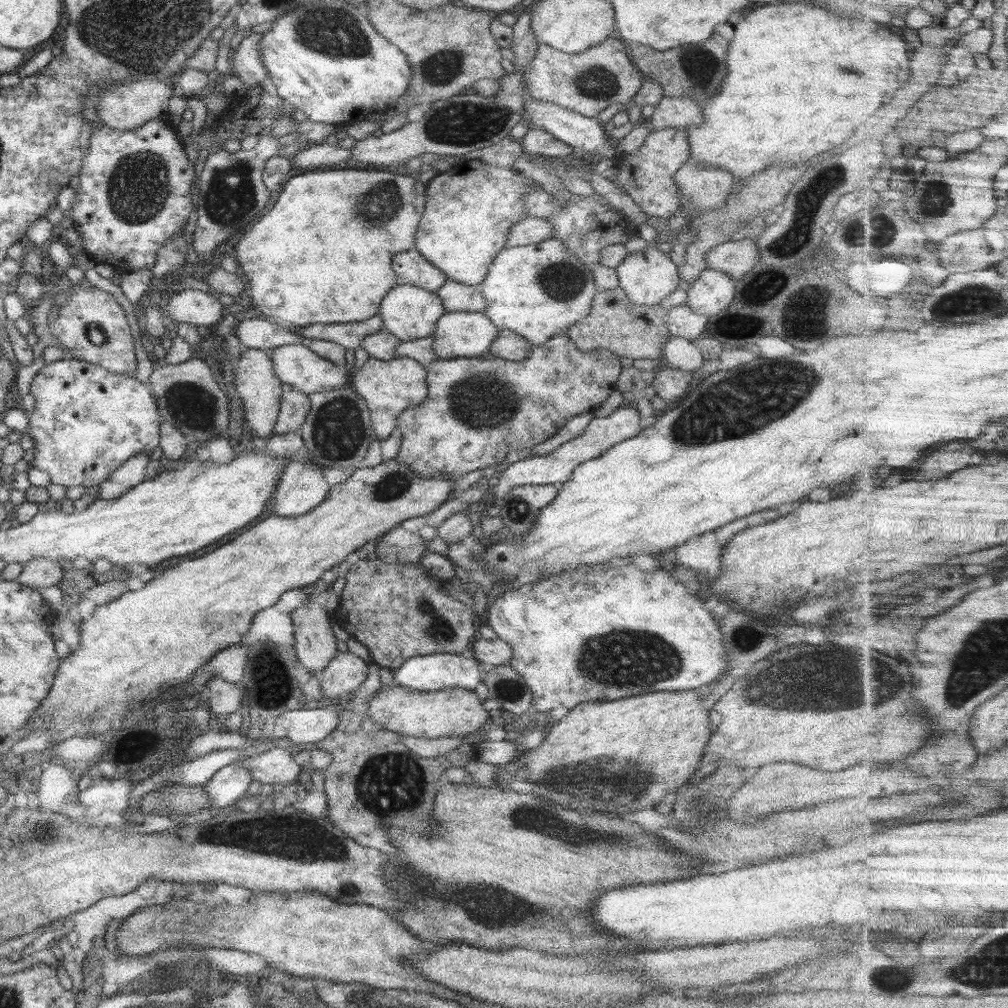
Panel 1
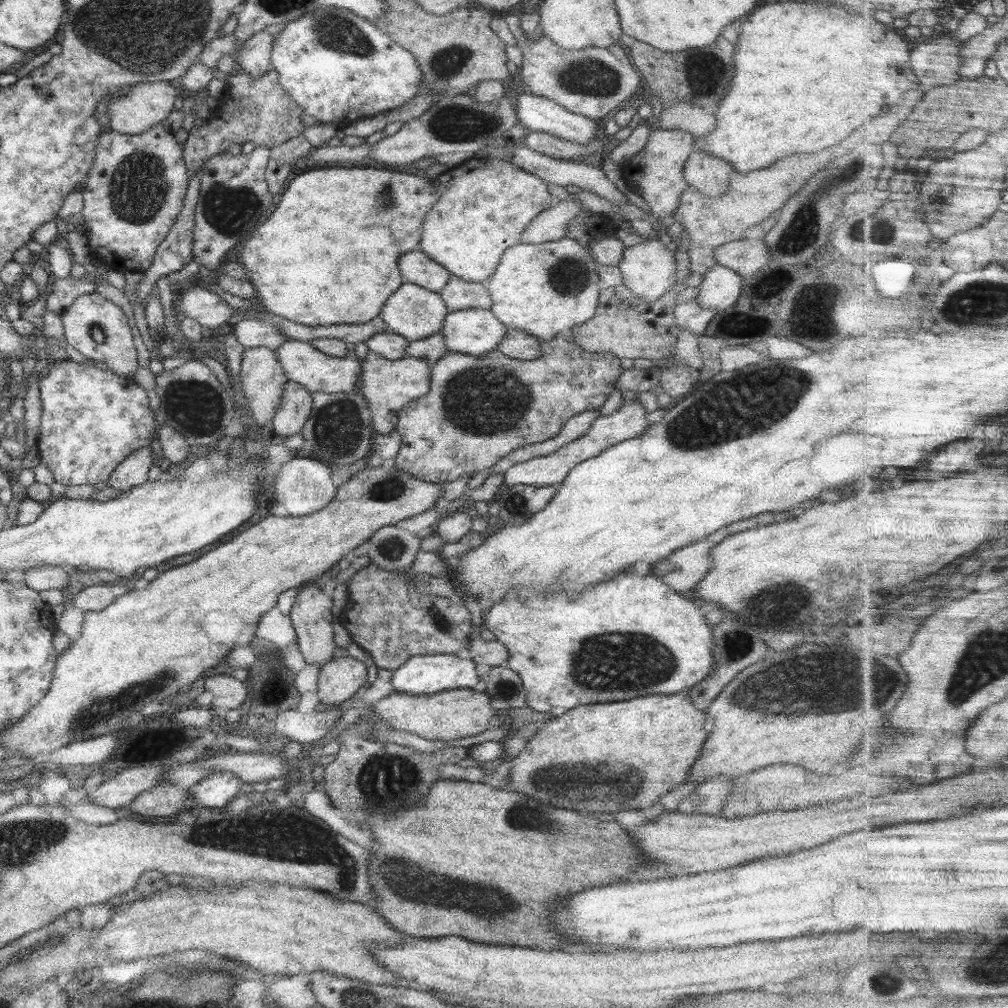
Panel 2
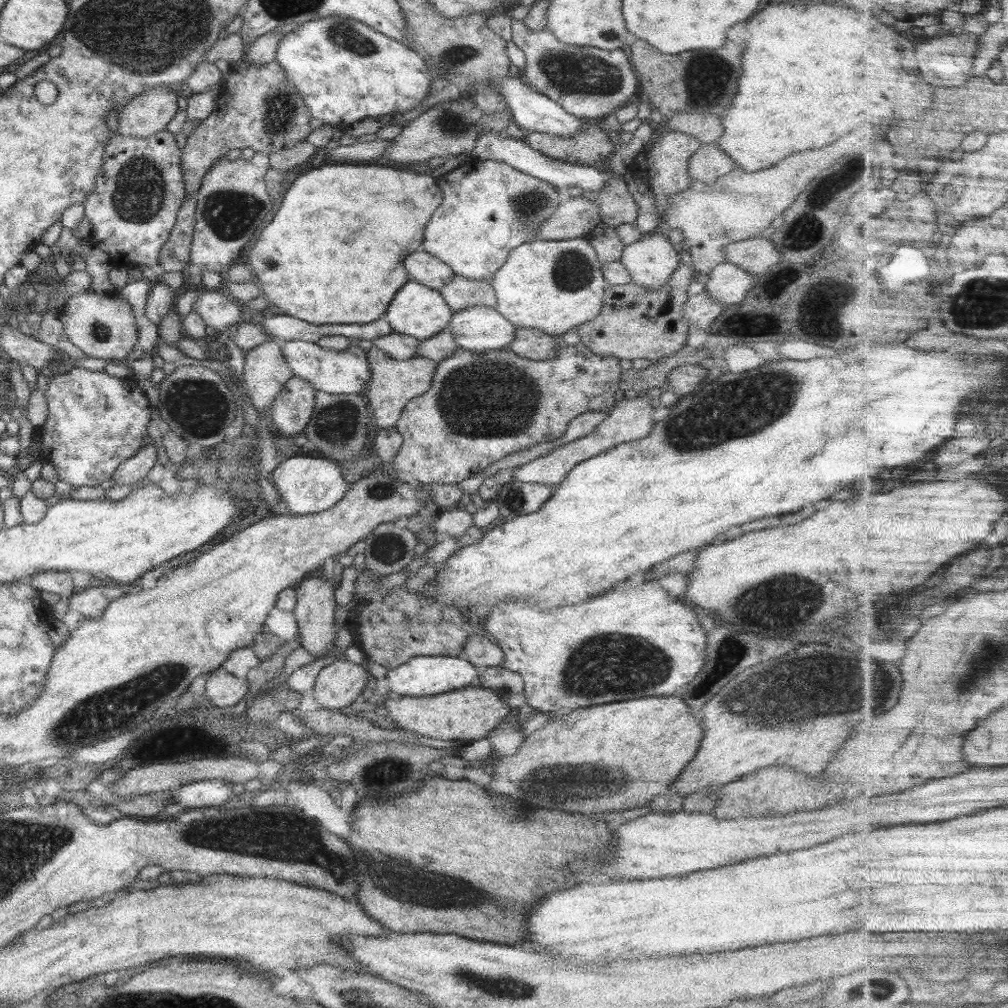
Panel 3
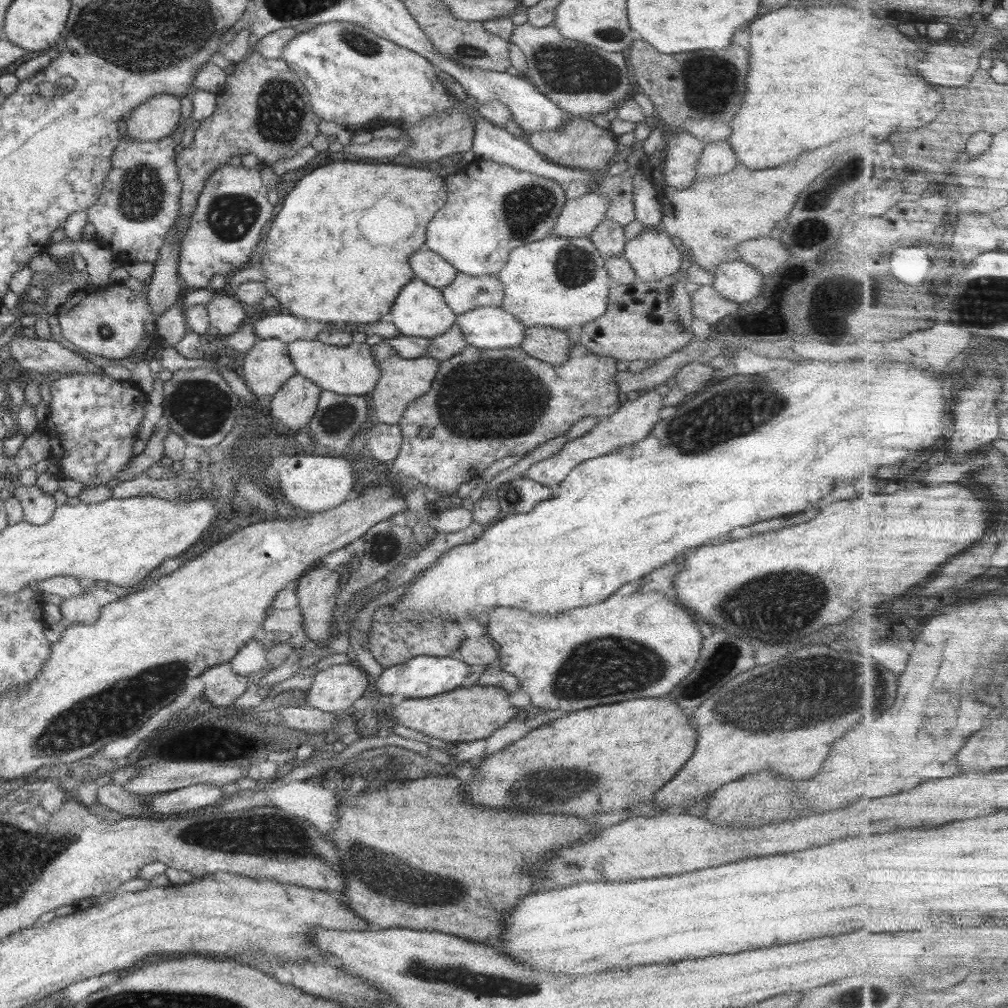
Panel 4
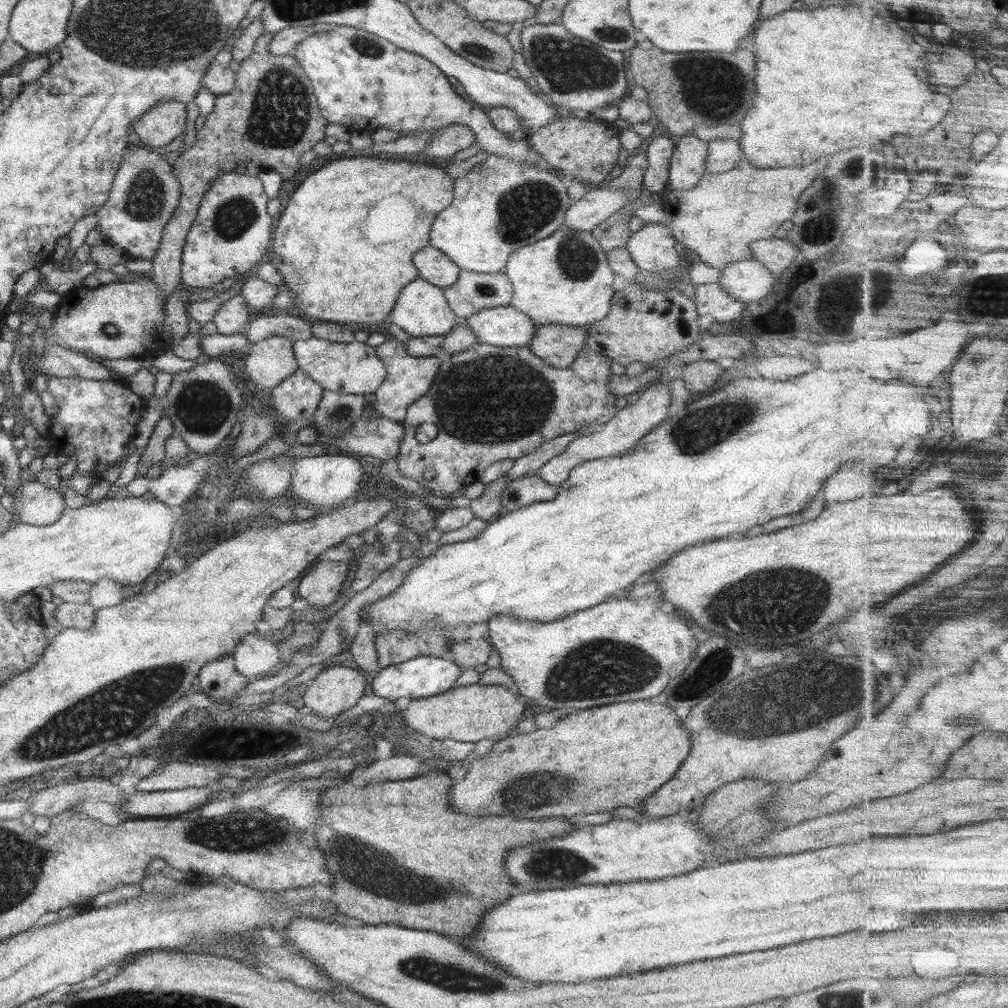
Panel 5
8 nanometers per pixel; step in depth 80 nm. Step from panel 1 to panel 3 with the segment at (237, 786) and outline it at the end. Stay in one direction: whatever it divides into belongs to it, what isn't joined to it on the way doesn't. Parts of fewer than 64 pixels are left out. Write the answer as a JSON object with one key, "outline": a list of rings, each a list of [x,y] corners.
{"outline":[[[218,779],[182,785],[172,794],[175,812],[204,807],[227,807],[227,800],[234,795],[232,785]]]}

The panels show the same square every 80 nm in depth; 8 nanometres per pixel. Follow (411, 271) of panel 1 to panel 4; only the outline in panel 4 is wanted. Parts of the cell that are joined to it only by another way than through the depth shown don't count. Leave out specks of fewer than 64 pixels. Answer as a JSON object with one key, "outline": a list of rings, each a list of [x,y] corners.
{"outline":[[[428,248],[412,254],[412,258],[409,258],[409,265],[414,278],[438,290],[451,284],[458,274],[452,264]]]}

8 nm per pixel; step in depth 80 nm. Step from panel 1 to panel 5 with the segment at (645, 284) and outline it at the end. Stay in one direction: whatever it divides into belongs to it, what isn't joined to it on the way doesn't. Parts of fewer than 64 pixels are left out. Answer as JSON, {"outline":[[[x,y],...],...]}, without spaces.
{"outline":[[[645,223],[638,231],[632,232],[627,242],[627,251],[640,270],[646,274],[658,274],[658,272],[668,272],[668,270],[677,267],[680,262],[680,256],[676,253],[676,239],[666,224]]]}

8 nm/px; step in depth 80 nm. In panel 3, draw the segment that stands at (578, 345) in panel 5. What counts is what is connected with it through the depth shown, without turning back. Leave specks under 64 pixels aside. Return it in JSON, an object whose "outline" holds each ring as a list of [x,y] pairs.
{"outline":[[[521,328],[515,329],[514,341],[507,349],[524,359],[554,360],[560,341],[561,336],[550,336],[539,328]]]}

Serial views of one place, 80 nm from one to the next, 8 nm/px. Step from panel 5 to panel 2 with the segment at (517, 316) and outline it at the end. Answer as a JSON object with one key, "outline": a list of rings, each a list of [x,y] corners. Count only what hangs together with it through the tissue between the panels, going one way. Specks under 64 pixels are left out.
{"outline":[[[476,308],[449,312],[440,332],[446,352],[477,357],[498,349],[507,326],[500,324],[491,310]]]}

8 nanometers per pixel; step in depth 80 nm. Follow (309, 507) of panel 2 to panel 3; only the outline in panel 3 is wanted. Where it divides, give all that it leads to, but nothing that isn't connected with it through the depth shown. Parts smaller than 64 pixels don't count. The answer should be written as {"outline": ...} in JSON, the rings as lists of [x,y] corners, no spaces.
{"outline":[[[305,452],[279,463],[272,474],[273,485],[280,500],[286,502],[288,514],[307,515],[328,510],[342,500],[349,487],[339,463],[332,459],[310,457]]]}

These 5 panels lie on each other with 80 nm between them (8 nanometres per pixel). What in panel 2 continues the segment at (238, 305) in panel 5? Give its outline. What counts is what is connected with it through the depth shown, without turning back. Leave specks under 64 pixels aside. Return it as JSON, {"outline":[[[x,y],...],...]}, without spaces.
{"outline":[[[200,287],[187,290],[182,296],[176,295],[175,308],[177,312],[182,312],[185,318],[192,318],[206,328],[229,324],[237,313],[214,292]]]}

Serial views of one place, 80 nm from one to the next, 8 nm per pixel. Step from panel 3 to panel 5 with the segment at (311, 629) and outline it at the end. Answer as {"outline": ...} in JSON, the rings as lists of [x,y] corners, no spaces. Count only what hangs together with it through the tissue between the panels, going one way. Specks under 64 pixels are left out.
{"outline":[[[325,560],[315,563],[298,586],[298,596],[304,597],[309,606],[322,608],[333,606],[344,591],[342,587],[347,580],[349,561],[332,562]]]}

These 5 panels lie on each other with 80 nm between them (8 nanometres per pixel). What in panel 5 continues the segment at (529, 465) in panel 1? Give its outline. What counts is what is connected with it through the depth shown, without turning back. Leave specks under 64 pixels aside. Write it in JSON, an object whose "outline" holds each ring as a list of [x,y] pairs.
{"outline":[[[654,382],[646,388],[642,388],[639,390],[639,398],[634,404],[627,404],[616,412],[612,419],[598,423],[593,429],[589,429],[582,436],[572,440],[562,454],[551,458],[537,470],[535,475],[548,484],[558,486],[571,475],[571,470],[579,464],[588,460],[622,455],[628,449],[636,447],[643,436],[668,418],[670,397],[670,386],[660,382]]]}

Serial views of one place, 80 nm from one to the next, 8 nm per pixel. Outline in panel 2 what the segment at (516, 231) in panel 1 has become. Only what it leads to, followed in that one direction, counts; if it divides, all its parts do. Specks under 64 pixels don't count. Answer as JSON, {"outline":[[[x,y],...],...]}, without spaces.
{"outline":[[[559,201],[557,206],[544,210],[531,222],[521,236],[522,244],[542,244],[543,242],[554,241],[567,236],[569,224],[574,222],[581,214],[583,207],[578,201]]]}

